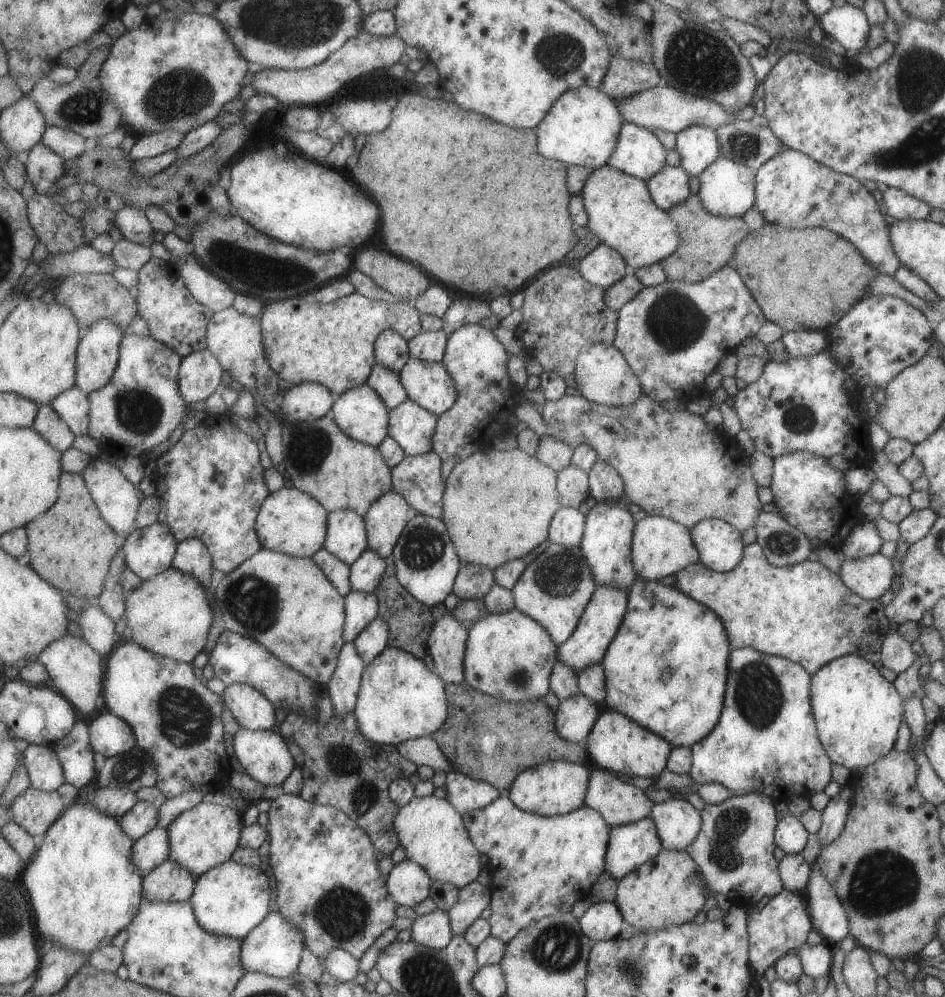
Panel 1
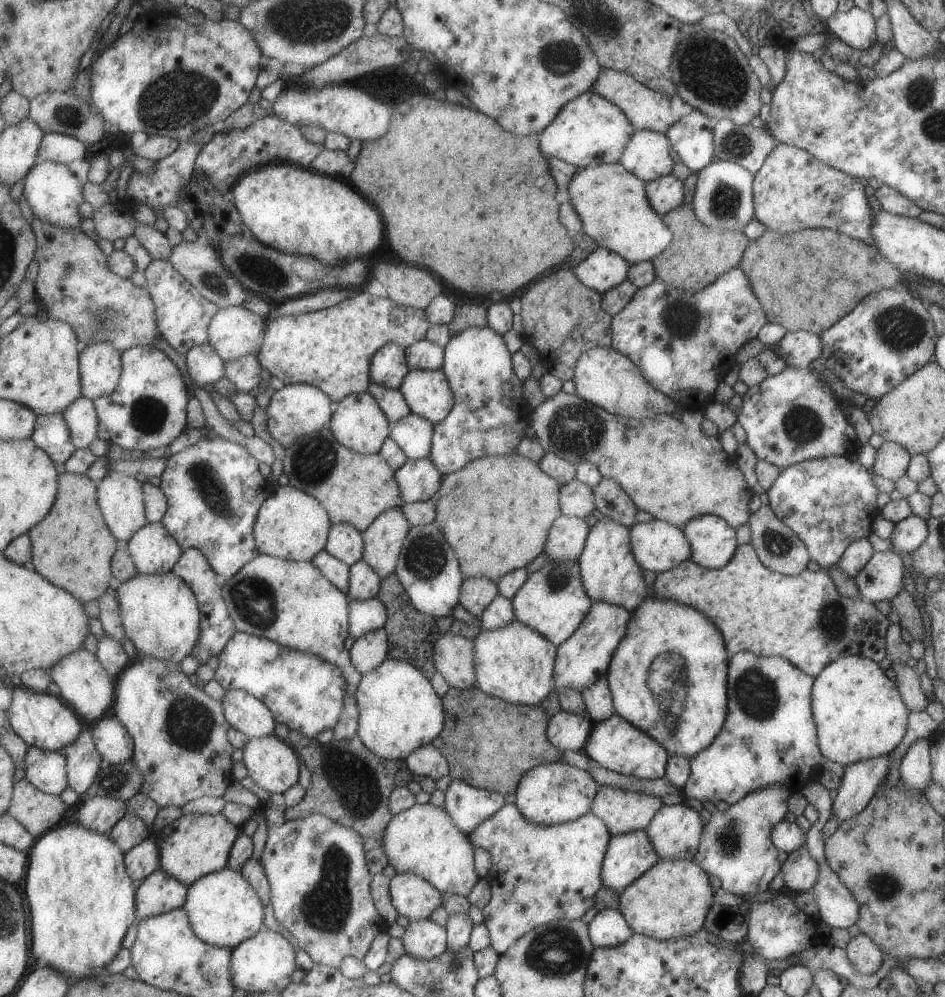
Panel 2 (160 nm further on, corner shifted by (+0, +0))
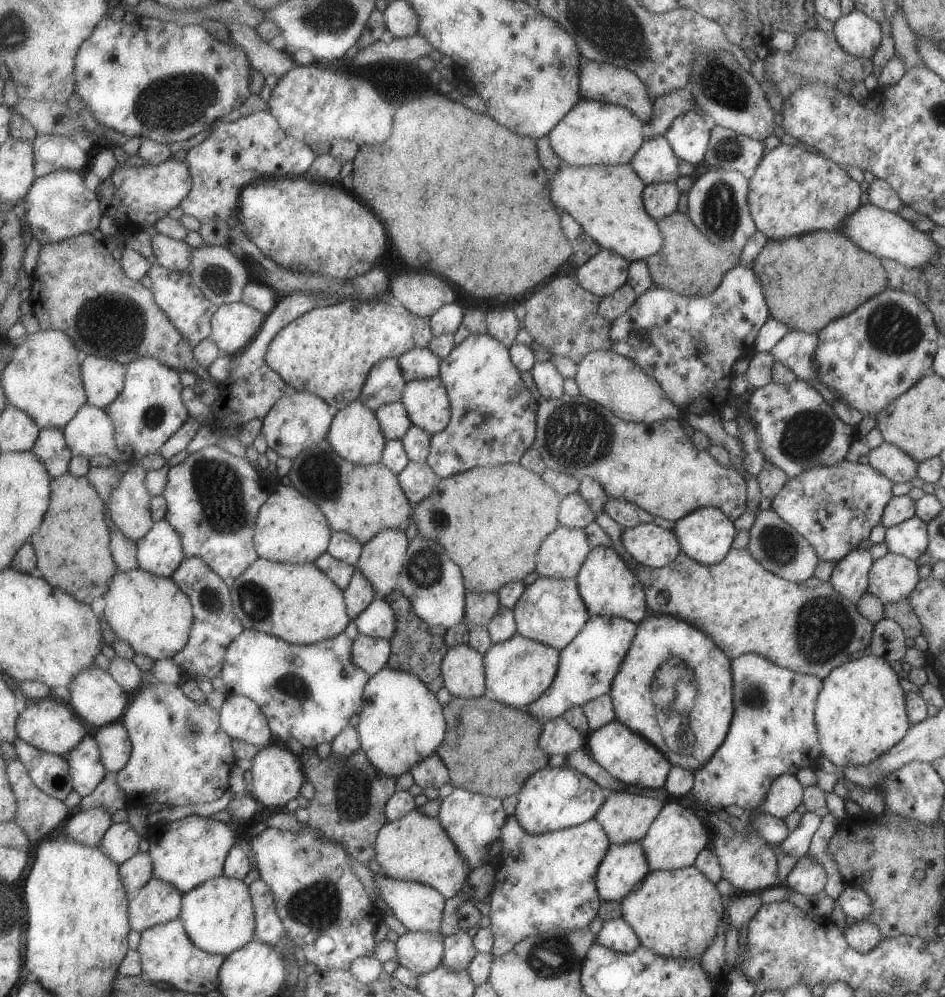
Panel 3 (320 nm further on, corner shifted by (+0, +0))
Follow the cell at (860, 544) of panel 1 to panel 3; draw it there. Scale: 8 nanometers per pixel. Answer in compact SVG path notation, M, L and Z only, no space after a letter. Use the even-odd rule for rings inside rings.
M851 549L835 563L828 583L837 594L857 606L858 600L868 589L868 572L873 563L868 552Z

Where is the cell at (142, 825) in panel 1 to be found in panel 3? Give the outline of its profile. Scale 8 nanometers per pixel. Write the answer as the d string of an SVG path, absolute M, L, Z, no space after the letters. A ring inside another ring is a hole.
M128 820L126 823L113 823L100 847L121 866L139 854L142 837L133 830Z

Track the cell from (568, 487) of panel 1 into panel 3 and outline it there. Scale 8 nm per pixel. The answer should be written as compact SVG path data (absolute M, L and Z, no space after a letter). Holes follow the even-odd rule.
M571 493L560 499L558 504L558 524L568 529L585 528L594 522L594 514L587 503L577 493Z

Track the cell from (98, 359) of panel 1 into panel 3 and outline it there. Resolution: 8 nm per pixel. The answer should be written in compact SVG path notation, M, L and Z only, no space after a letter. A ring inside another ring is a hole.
M95 355L82 356L82 375L88 402L106 409L125 388L128 366Z

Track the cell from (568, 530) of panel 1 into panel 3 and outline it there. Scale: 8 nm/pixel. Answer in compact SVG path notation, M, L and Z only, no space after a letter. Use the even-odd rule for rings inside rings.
M558 525L541 541L535 570L539 577L575 580L589 551L587 537L581 529Z

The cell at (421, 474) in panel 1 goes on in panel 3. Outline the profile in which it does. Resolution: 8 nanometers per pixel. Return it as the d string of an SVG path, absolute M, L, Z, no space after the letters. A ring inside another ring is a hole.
M408 461L405 468L396 475L398 485L411 504L415 504L425 498L440 479L427 466L426 462L416 463L415 461Z

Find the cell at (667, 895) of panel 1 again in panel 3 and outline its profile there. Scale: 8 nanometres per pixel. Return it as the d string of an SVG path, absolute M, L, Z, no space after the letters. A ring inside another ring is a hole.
M693 865L672 871L653 871L646 874L635 890L631 890L621 902L621 918L632 928L642 947L670 959L695 959L706 951L713 937L718 933L720 921L724 918L721 895L715 885L705 878Z

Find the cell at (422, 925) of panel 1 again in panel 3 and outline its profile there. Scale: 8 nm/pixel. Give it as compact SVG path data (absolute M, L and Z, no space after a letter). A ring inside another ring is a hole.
M406 931L395 942L395 961L416 977L423 975L441 962L442 938L439 933Z

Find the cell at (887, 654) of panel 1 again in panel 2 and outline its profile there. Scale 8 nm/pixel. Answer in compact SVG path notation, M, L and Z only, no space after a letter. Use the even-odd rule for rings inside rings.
M892 661L890 666L896 674L895 686L899 691L903 704L908 708L909 712L925 711L928 700L921 690L920 680L915 673L915 668L909 667L905 663L893 663Z

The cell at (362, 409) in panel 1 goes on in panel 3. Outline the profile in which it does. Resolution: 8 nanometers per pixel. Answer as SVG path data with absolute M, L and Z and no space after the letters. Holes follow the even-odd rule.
M358 398L337 411L330 422L326 439L335 454L356 465L379 463L385 442L375 415Z

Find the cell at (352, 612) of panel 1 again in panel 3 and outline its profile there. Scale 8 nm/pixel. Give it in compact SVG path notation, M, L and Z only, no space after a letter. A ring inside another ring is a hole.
M377 597L353 622L359 634L389 641L396 629L395 619L391 605L385 598Z

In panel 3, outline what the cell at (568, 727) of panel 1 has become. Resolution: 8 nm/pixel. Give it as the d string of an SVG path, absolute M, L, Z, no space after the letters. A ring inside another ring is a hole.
M561 716L547 721L542 726L542 731L538 736L538 747L547 756L552 754L563 754L567 756L575 749L580 749L585 746L585 738L571 728L570 724Z

